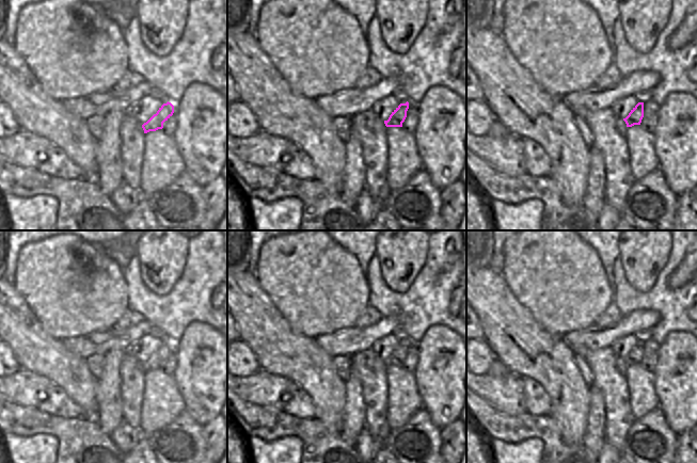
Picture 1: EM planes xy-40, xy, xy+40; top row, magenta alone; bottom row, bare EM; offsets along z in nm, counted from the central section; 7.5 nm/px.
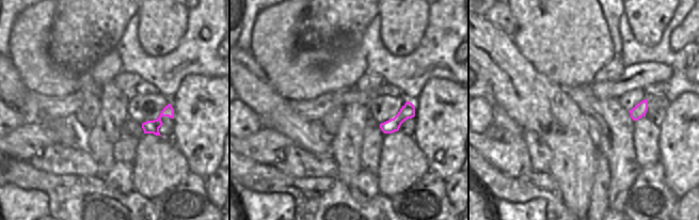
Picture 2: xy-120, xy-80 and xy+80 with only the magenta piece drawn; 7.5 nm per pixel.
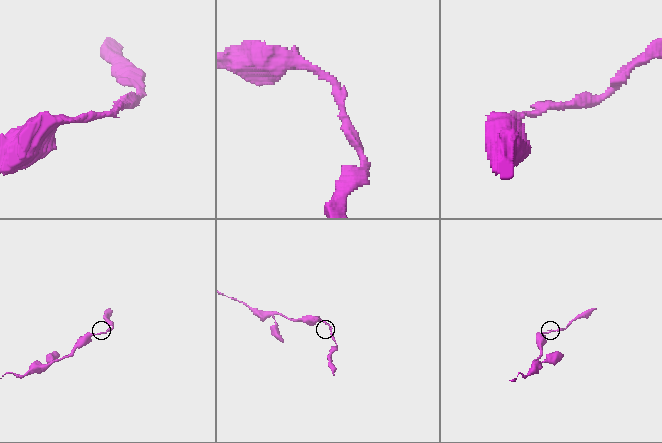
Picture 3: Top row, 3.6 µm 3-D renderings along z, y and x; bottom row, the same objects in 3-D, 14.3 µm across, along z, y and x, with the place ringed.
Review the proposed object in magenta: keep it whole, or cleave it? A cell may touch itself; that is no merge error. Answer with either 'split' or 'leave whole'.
split

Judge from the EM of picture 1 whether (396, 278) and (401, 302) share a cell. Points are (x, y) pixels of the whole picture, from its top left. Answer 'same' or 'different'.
different

